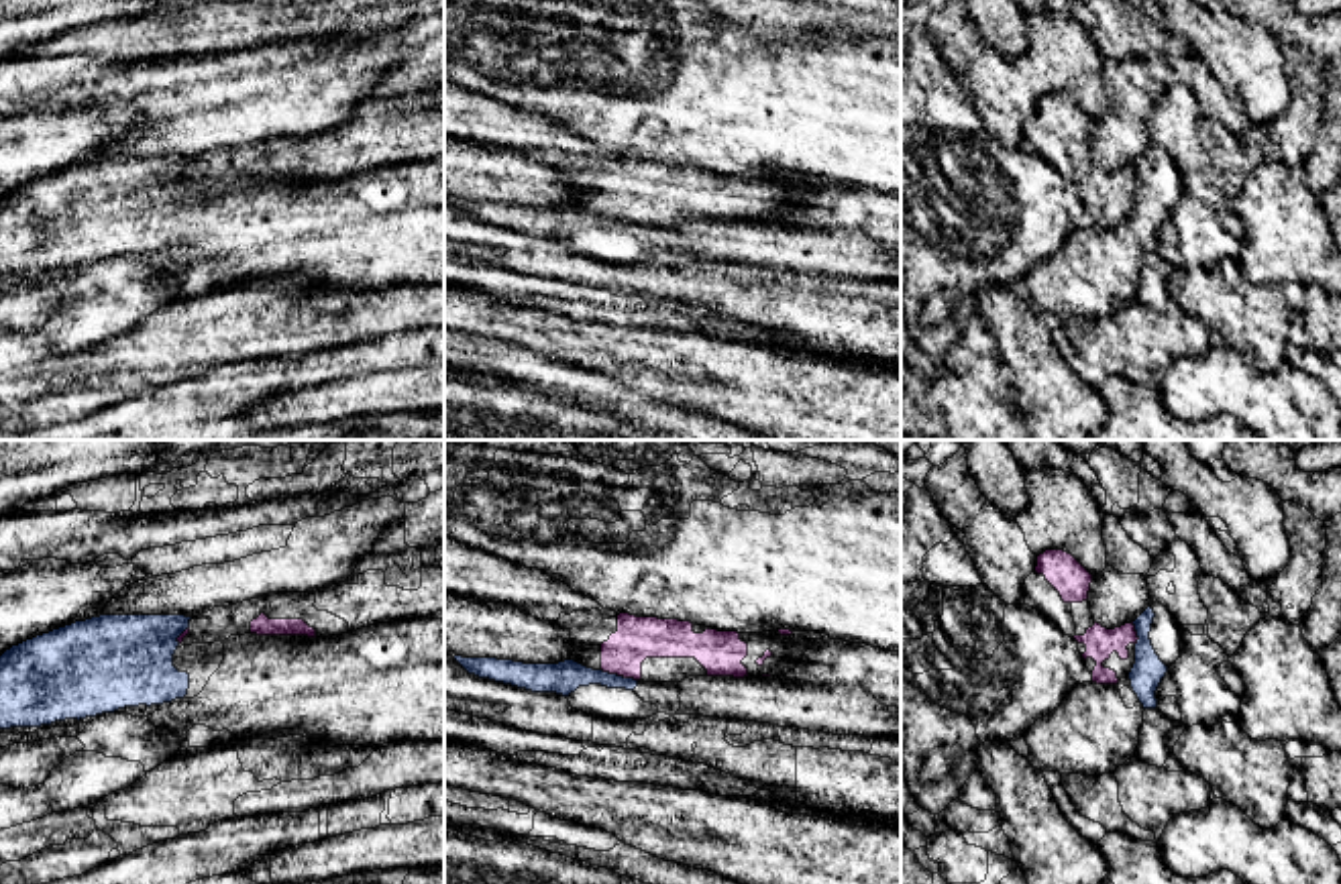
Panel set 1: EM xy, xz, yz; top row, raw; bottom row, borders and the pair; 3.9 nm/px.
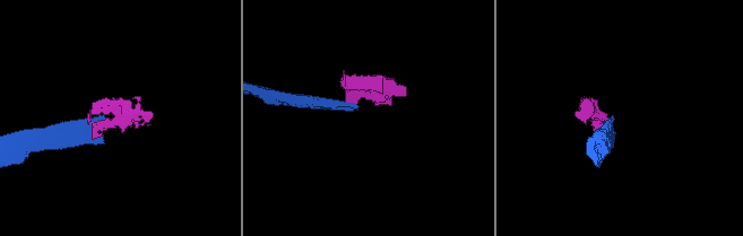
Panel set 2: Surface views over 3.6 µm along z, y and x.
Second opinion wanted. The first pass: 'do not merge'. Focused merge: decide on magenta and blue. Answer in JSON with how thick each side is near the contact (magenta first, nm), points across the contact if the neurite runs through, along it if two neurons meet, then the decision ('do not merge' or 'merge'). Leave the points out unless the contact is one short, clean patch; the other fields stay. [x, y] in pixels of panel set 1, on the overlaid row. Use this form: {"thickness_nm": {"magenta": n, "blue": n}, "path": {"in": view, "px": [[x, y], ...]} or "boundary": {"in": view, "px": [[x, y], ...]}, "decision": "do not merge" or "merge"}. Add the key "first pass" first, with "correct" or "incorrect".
{"first pass": "correct", "thickness_nm": {"magenta": 170, "blue": 130}, "boundary": {"in": "xz", "px": [[602, 669], [636, 681]]}, "decision": "do not merge"}

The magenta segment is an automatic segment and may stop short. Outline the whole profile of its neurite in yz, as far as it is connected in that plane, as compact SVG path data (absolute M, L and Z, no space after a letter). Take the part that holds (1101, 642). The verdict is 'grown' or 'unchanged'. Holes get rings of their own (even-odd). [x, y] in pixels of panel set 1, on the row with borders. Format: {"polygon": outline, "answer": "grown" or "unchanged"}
{"polygon": "M1045 550L1023 583L1025 605L1041 611L1078 642L1092 682L1117 684L1135 664L1133 621L1107 629L1092 619L1088 591L1092 574L1068 552Z", "answer": "grown"}

